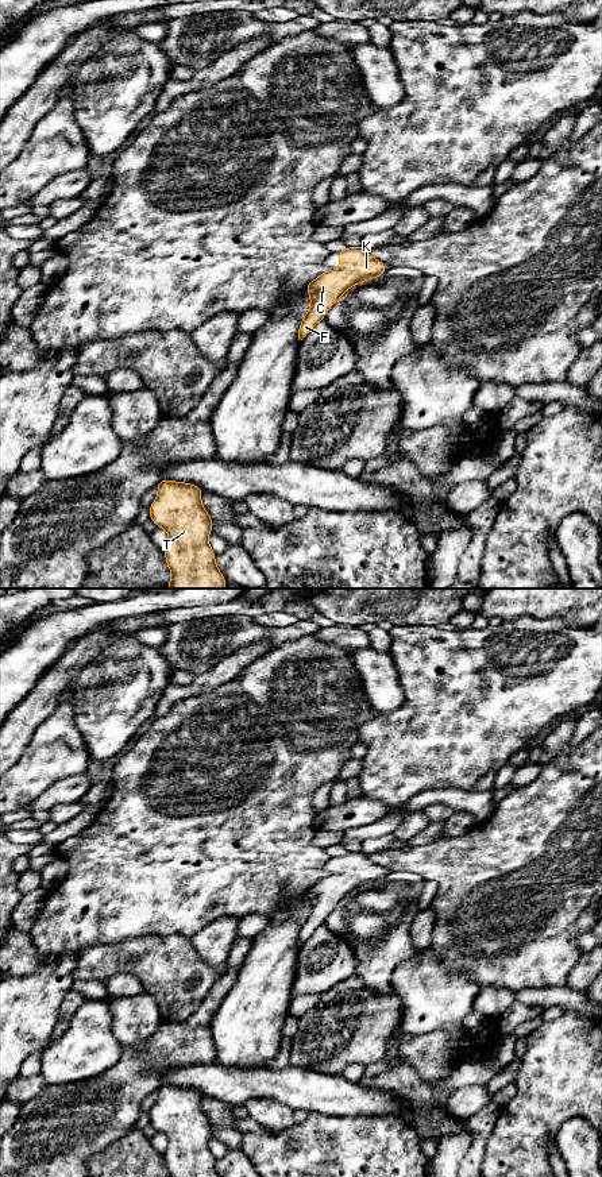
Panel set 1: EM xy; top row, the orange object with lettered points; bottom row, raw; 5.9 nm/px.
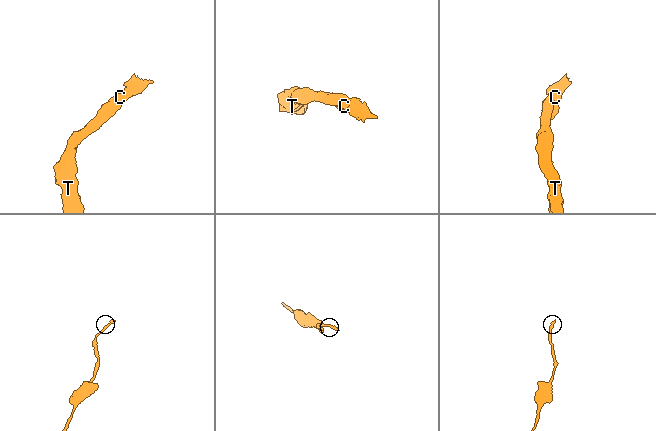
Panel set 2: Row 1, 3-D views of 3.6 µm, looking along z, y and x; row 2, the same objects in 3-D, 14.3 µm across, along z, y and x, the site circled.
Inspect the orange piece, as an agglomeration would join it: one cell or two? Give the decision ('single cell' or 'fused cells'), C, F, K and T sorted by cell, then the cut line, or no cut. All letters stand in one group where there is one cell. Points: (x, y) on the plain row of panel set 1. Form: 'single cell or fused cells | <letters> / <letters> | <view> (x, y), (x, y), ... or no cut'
single cell | C F K T | no cut

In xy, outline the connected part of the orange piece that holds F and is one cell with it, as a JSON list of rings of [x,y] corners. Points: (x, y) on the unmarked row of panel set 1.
[[[347,852],[336,857],[340,871],[324,876],[304,894],[310,900],[308,918],[302,922],[298,942],[302,945],[324,925],[331,911],[352,891],[381,881],[387,871],[373,863],[364,852]]]

